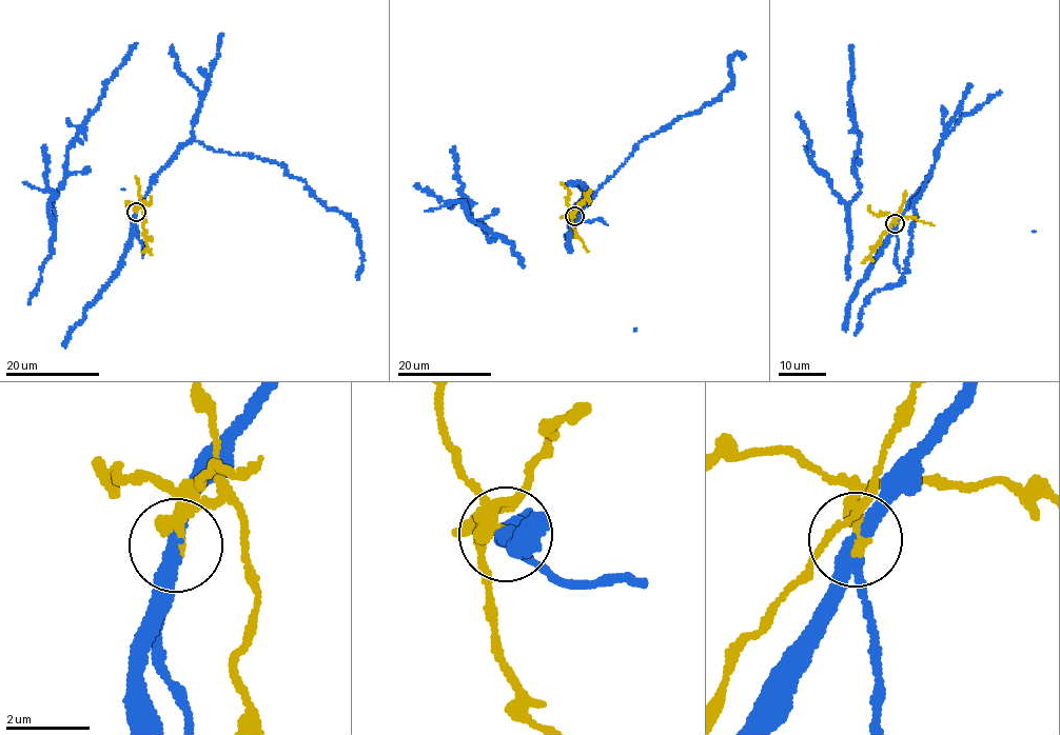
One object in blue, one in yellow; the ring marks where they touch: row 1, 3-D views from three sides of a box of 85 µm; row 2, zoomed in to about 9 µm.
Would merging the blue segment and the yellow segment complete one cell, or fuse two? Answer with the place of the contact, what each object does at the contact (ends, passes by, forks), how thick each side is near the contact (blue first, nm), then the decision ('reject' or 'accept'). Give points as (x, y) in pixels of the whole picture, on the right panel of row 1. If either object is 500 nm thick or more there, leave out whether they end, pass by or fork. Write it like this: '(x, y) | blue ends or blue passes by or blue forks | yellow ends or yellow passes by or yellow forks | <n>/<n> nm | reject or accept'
(895, 223) | blue passes by | yellow ends | 320/340 nm | reject

